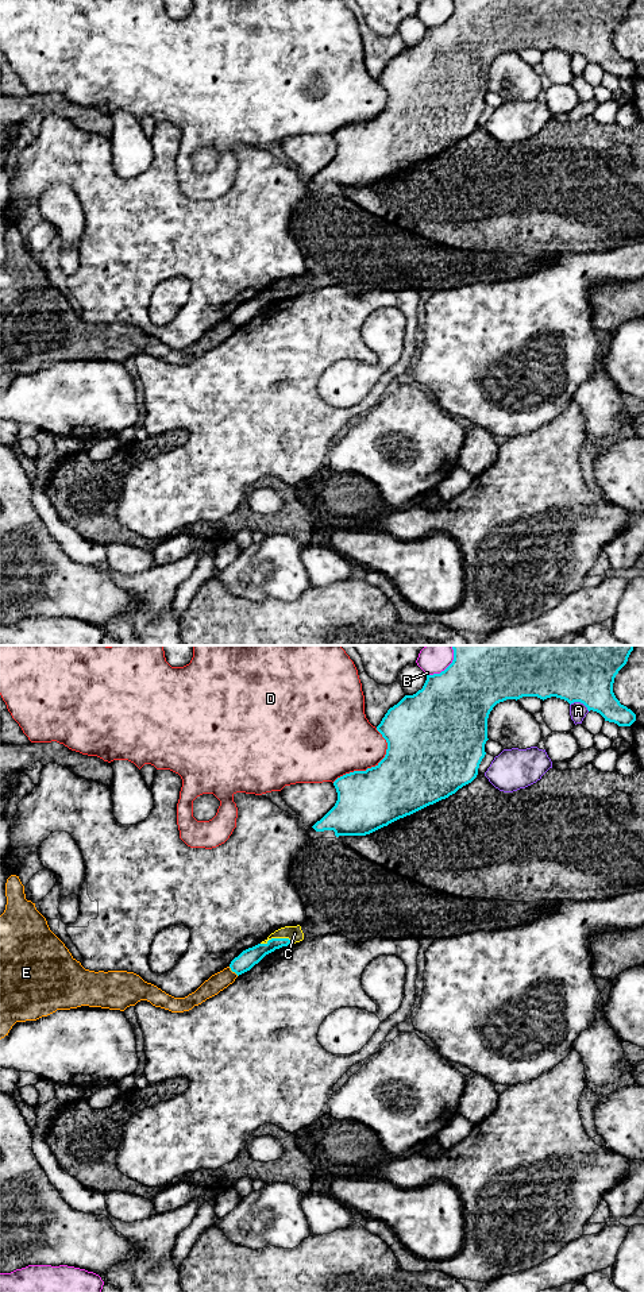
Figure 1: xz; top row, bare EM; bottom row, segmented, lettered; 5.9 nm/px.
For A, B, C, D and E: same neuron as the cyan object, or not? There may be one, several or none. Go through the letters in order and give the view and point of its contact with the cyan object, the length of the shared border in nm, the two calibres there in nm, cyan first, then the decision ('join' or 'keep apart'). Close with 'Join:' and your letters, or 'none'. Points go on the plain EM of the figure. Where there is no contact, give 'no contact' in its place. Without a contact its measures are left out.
A: meets cyan in xz at (579, 53); contact 130 nm long; 320 nm thick on the cyan side, 100 nm on the other; keep apart
B: meets cyan in xz at (447, 19); contact 220 nm long; 440 nm thick on the cyan side, 160 nm on the other; keep apart
C: meets cyan in xz at (277, 290); contact 200 nm long; 110 nm thick on the cyan side, 90 nm on the other; keep apart
D: meets cyan in xz at (371, 119); contact 420 nm long; 400 nm thick on the cyan side, 400 nm on the other; keep apart
E: meets cyan in xz at (234, 323); contact 80 nm long; 110 nm thick on the cyan side, 110 nm on the other; keep apart
Join: none

